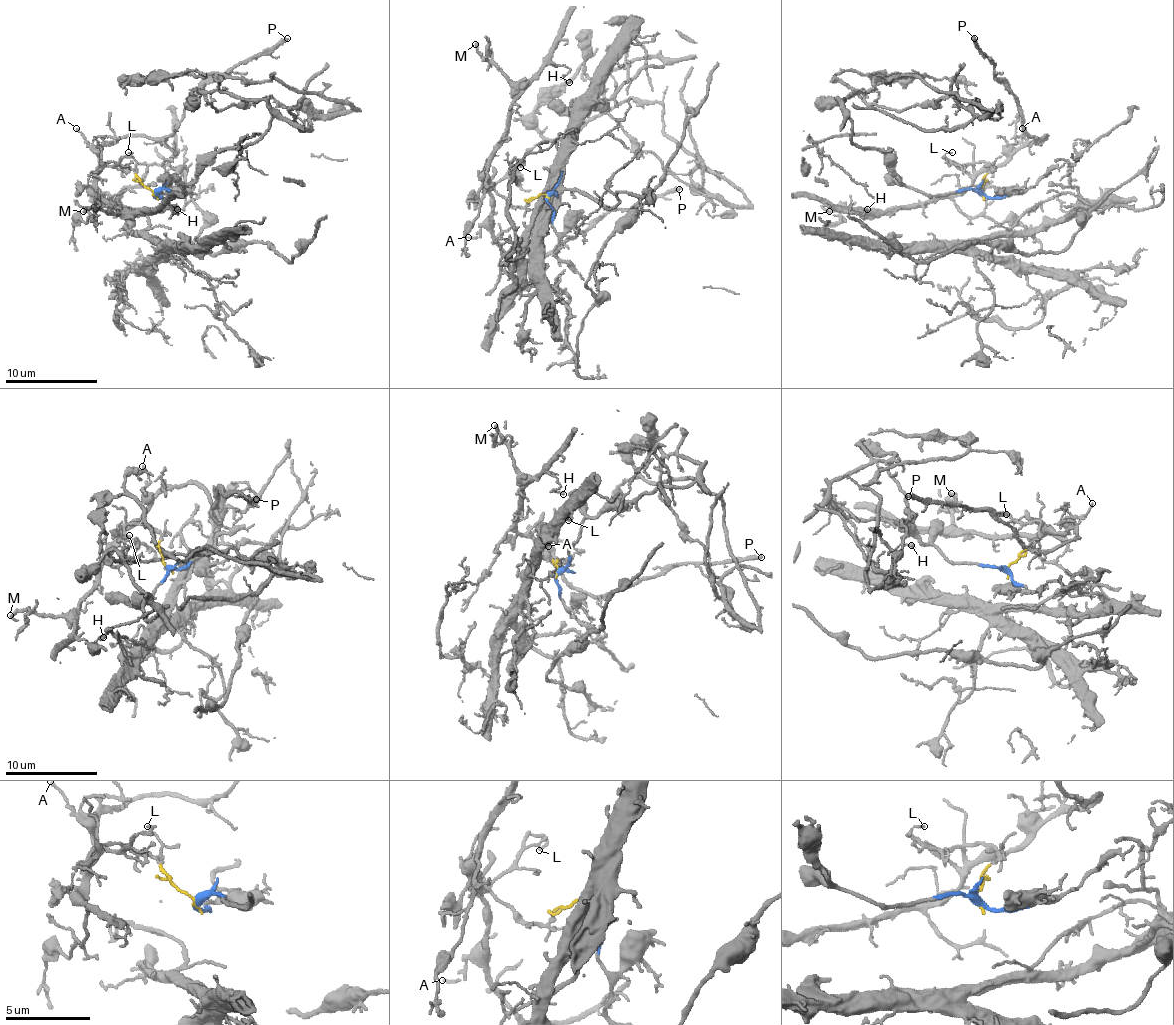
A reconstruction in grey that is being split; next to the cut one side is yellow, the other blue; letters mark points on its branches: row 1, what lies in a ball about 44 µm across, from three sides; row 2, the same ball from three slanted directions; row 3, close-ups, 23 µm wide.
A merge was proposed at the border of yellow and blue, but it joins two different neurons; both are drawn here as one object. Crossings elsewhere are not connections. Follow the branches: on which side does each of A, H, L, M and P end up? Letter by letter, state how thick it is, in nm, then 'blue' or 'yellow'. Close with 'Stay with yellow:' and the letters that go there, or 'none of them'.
A: 130 nm | yellow
H: 130 nm | yellow
L: 130 nm | yellow
M: 240 nm | yellow
P: 360 nm | yellow
Stay with yellow: A, H, L, M, P

